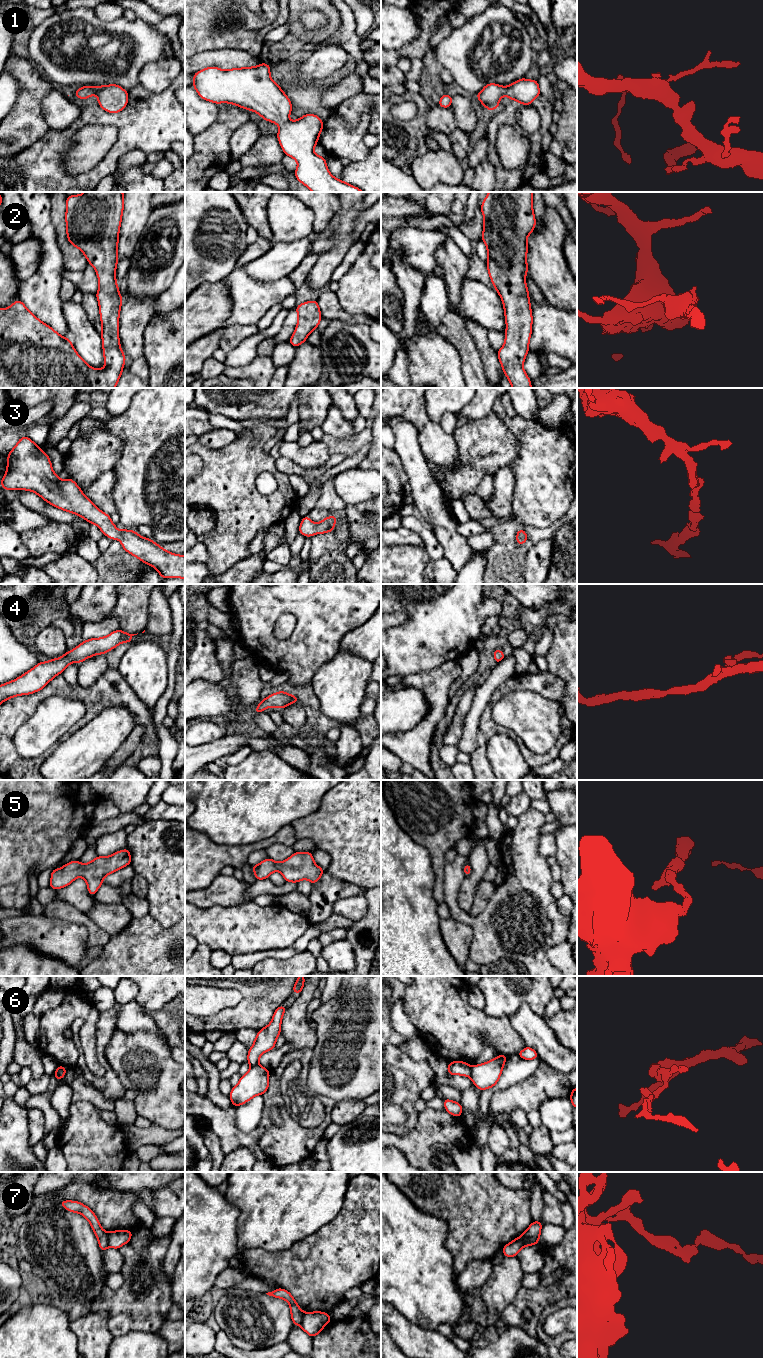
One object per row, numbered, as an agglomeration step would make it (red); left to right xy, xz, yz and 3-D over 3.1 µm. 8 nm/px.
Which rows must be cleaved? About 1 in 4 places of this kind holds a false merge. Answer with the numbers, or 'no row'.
6, 7

